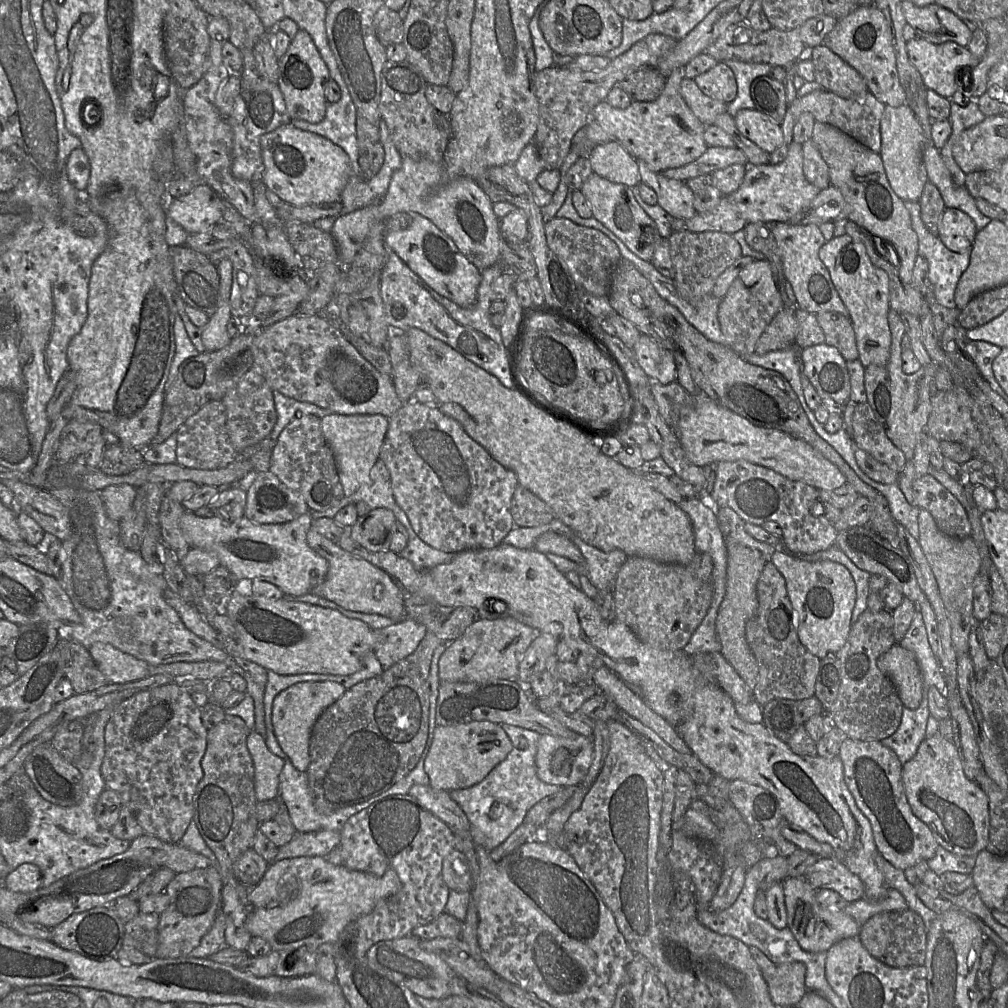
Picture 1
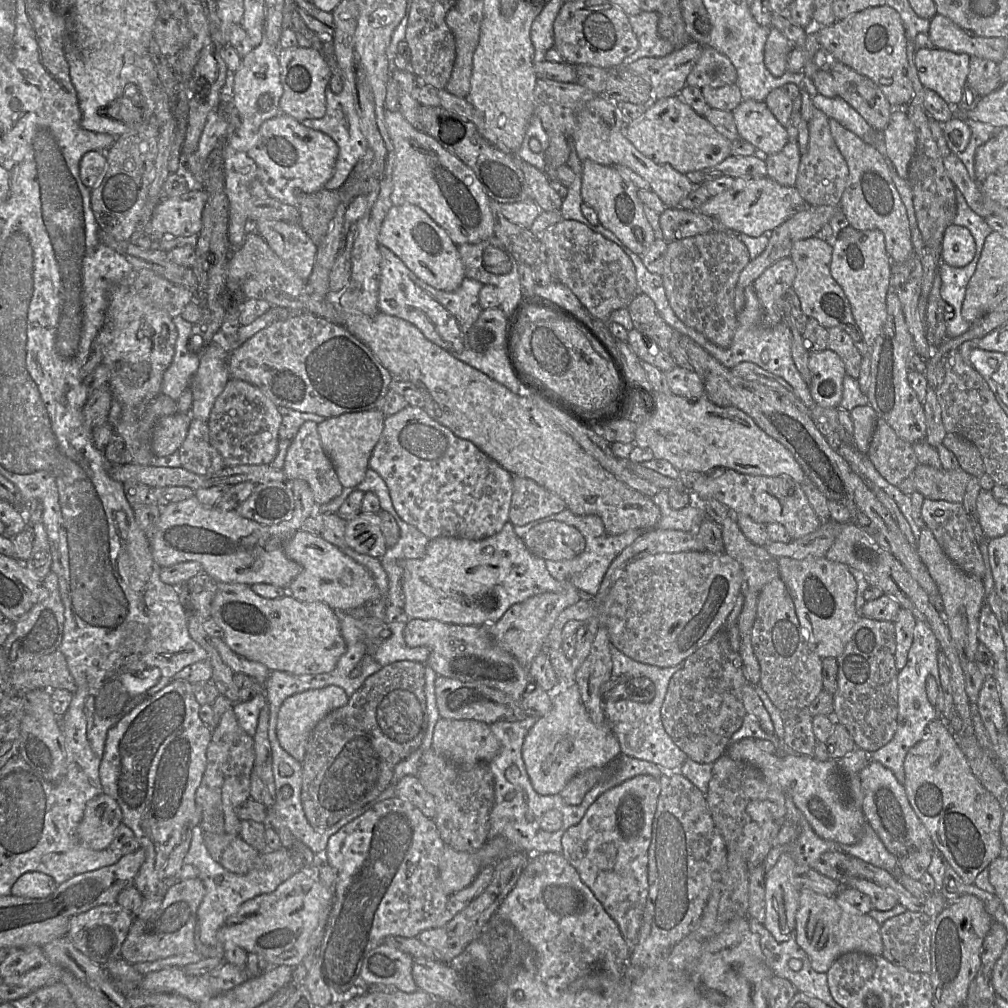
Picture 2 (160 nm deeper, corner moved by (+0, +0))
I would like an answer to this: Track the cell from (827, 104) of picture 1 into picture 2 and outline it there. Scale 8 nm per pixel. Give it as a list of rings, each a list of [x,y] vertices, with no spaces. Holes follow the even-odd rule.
[[[788,141],[784,148],[772,155],[764,156],[767,176],[783,186],[795,186],[801,153],[797,141]]]

